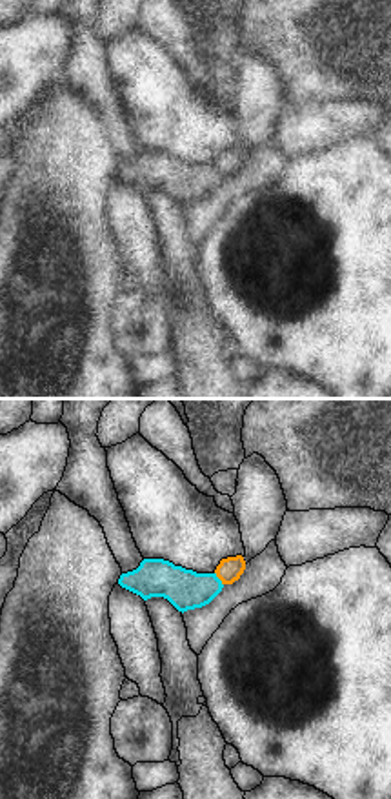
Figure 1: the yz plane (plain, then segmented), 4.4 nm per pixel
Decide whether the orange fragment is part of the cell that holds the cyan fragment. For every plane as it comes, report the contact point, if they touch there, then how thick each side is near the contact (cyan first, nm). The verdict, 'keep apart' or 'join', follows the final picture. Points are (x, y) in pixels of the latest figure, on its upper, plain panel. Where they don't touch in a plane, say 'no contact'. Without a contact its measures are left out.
meets cyan at (219, 171); 180 nm thick on the cyan side, 110 nm on the other

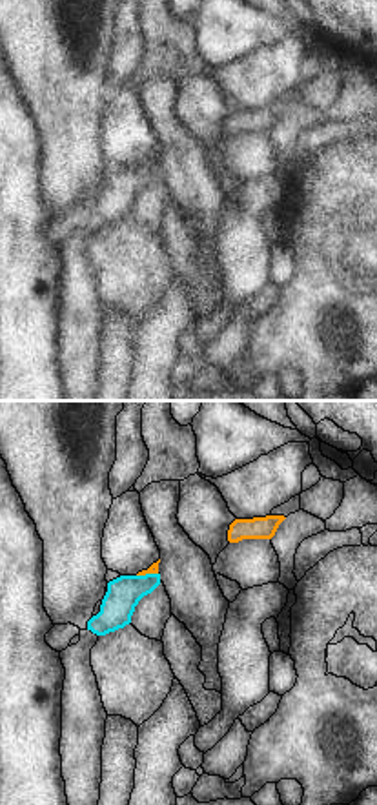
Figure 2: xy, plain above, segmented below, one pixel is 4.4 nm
meets cyan at (146, 166); 150 nm thick on the cyan side, 50 nm on the other

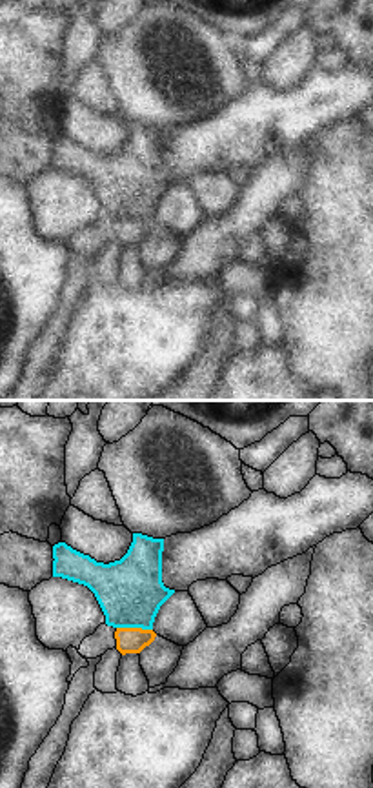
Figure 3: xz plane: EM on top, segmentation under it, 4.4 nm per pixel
meets cyan at (135, 219); 300 nm thick on the cyan side, 110 nm on the other

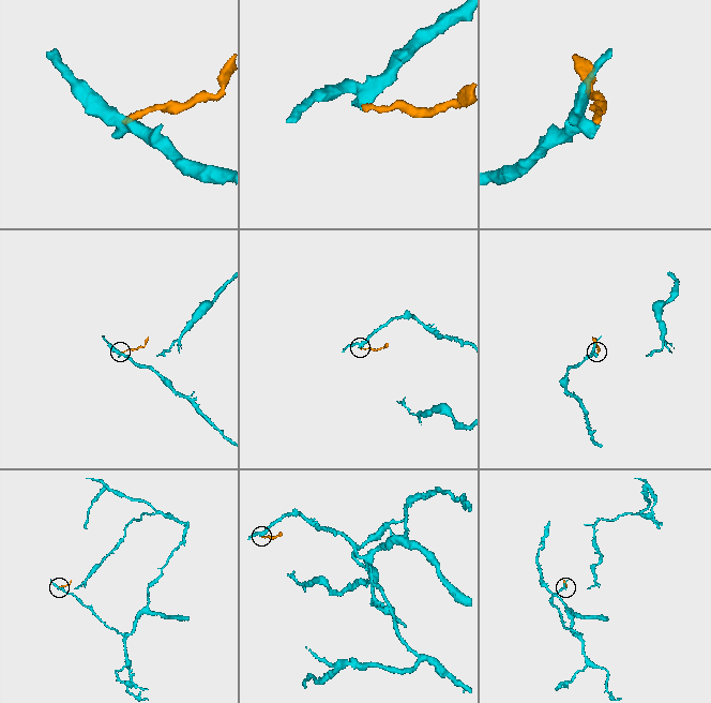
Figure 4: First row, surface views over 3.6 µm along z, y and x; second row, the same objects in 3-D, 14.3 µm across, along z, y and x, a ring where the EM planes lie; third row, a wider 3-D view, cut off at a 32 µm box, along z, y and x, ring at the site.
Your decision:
keep apart

